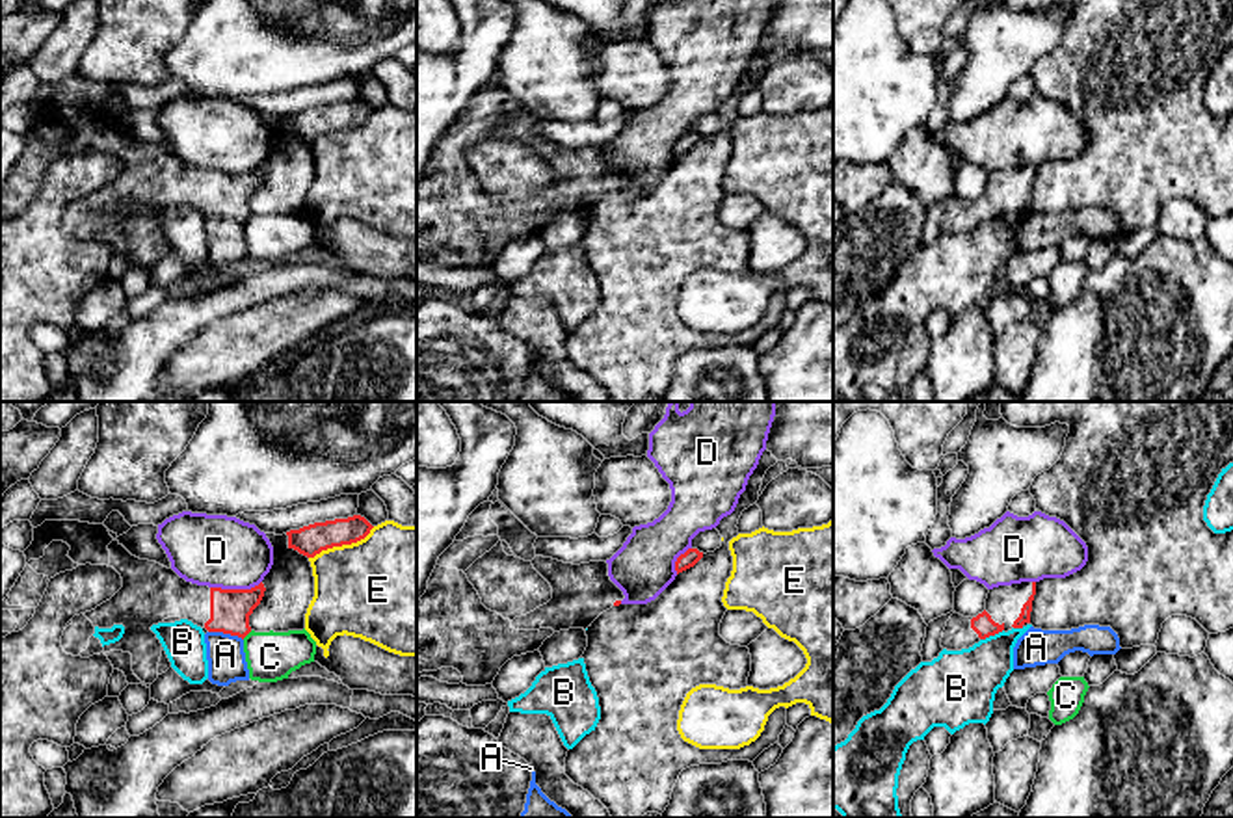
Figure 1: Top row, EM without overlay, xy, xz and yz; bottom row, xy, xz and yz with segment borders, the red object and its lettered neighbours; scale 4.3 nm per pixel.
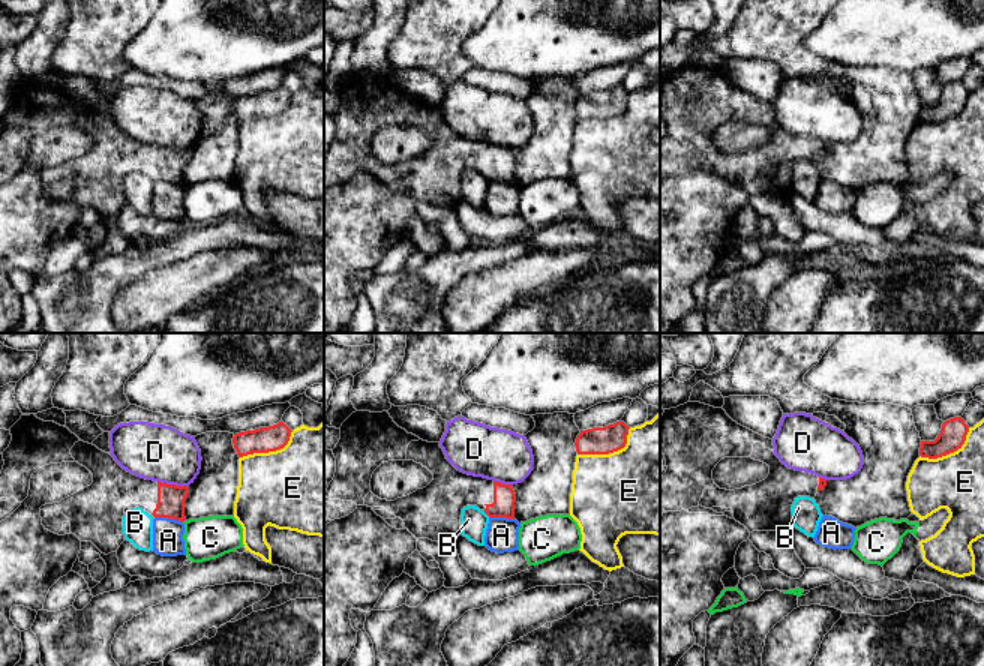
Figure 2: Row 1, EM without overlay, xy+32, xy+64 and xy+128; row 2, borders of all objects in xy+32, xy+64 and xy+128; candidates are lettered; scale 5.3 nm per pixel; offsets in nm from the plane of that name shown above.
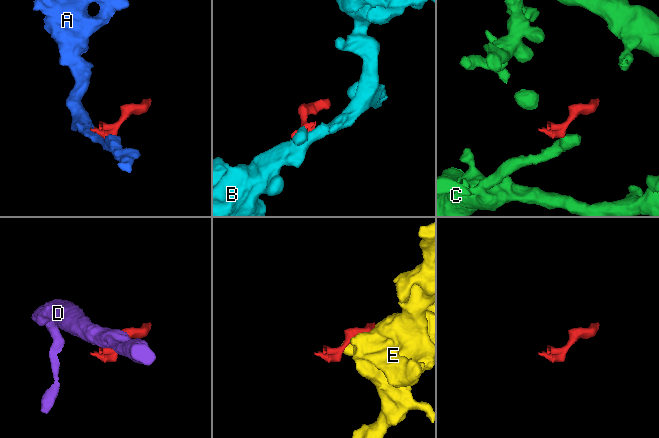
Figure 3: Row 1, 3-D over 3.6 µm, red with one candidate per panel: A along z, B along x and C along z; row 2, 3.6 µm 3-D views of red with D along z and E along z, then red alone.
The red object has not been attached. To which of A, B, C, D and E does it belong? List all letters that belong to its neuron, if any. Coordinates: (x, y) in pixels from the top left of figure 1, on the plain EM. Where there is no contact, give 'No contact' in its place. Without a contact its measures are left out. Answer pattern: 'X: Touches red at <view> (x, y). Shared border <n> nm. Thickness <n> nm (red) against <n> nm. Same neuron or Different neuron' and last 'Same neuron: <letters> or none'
A: Touches red at xy (225, 216). Shared border 160 nm. Thickness 180 nm (red) against 160 nm. Different neuron
B: Touches red at yz (992, 218). Shared border 120 nm. Thickness 90 nm (red) against 280 nm. Different neuron
C: Touches red at xy (246, 218). Shared border 60 nm. Thickness 180 nm (red) against 220 nm. Different neuron
D: Touches red at xy (235, 173). Shared border 220 nm. Thickness 180 nm (red) against 320 nm. Different neuron
E: Touches red at xy (341, 129). Shared border 320 nm. Thickness 130 nm (red) against 460 nm. Different neuron
Same neuron: none

